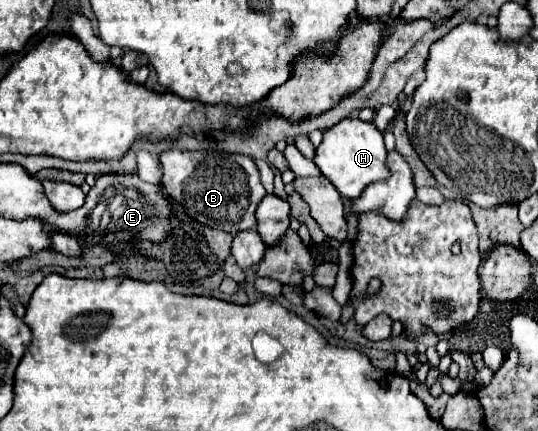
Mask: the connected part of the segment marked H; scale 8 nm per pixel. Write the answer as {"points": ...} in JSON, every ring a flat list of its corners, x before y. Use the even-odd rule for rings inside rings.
{"points":[[354,116,340,120,336,126,324,132,324,140,316,148,314,162,320,172,336,186,336,190,352,200,356,200,368,184,390,178,388,150,384,146,382,132,372,122,364,122]]}

